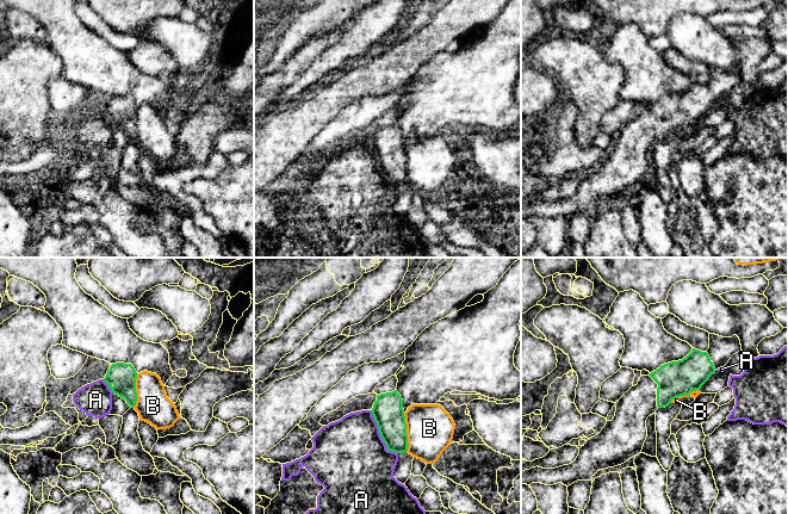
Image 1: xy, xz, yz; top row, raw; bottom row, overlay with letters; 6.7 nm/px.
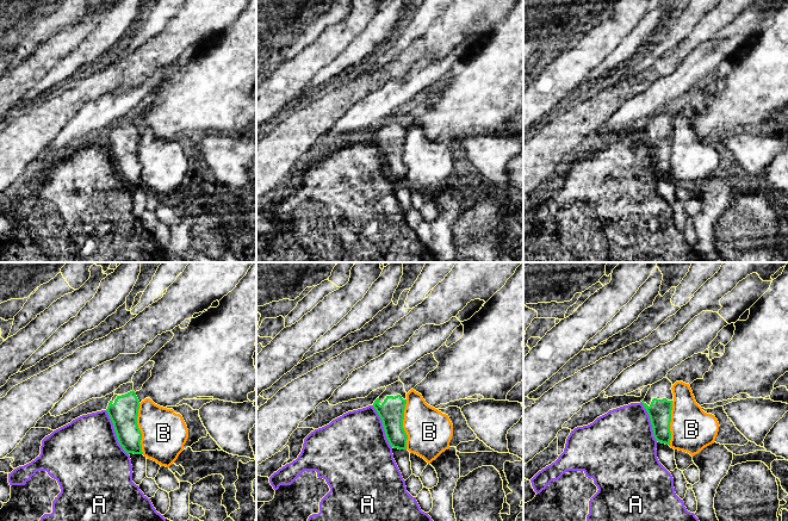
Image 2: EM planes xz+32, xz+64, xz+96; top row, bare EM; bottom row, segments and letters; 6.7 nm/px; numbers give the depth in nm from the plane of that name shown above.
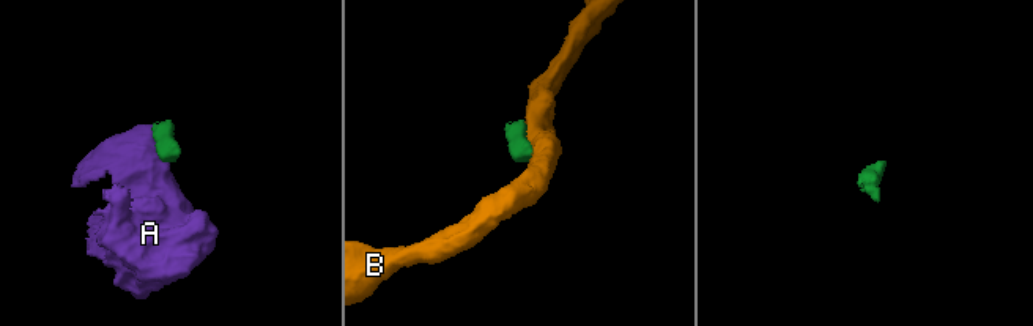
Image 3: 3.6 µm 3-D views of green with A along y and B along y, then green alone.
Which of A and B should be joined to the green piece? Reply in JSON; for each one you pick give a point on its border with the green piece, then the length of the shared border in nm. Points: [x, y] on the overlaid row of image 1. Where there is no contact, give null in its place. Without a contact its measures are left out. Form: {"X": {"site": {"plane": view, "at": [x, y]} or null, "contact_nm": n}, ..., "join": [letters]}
{"join": []}

